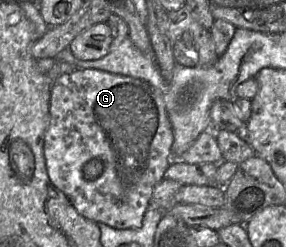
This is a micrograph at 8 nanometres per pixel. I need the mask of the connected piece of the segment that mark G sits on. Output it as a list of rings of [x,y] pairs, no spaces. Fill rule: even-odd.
[[[75,69],[71,73],[59,76],[50,88],[49,124],[44,136],[44,157],[51,182],[69,199],[76,211],[96,223],[104,223],[116,229],[138,229],[141,227],[154,187],[164,179],[164,174],[172,164],[171,147],[173,130],[168,118],[161,91],[146,81],[133,77],[117,75],[93,69]],[[92,159],[102,161],[104,170],[95,180],[86,180],[83,176],[84,165]]]

